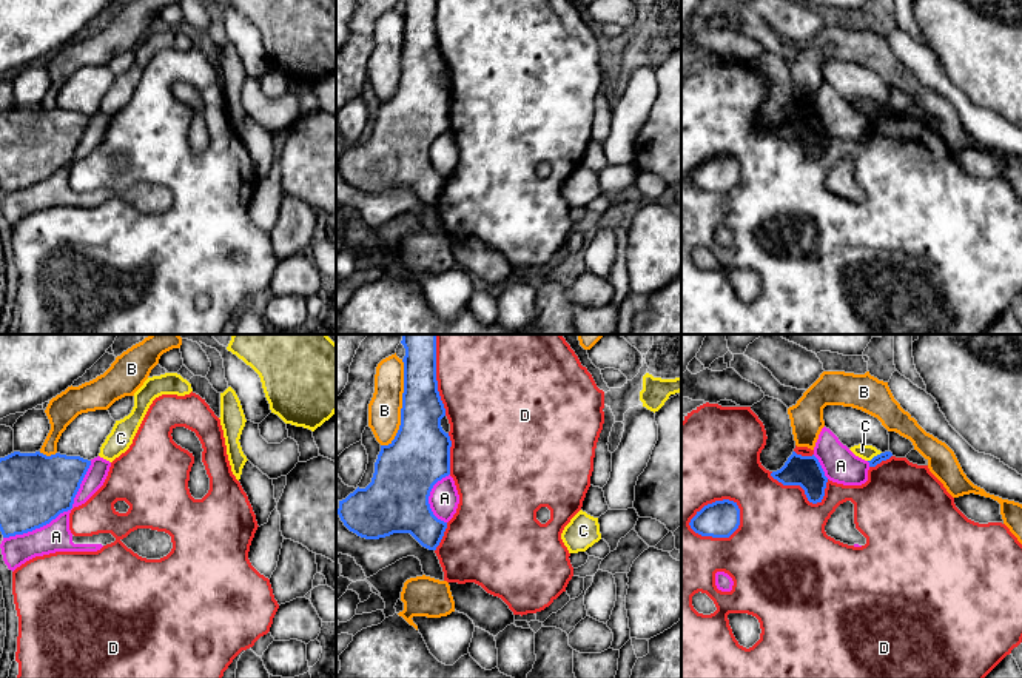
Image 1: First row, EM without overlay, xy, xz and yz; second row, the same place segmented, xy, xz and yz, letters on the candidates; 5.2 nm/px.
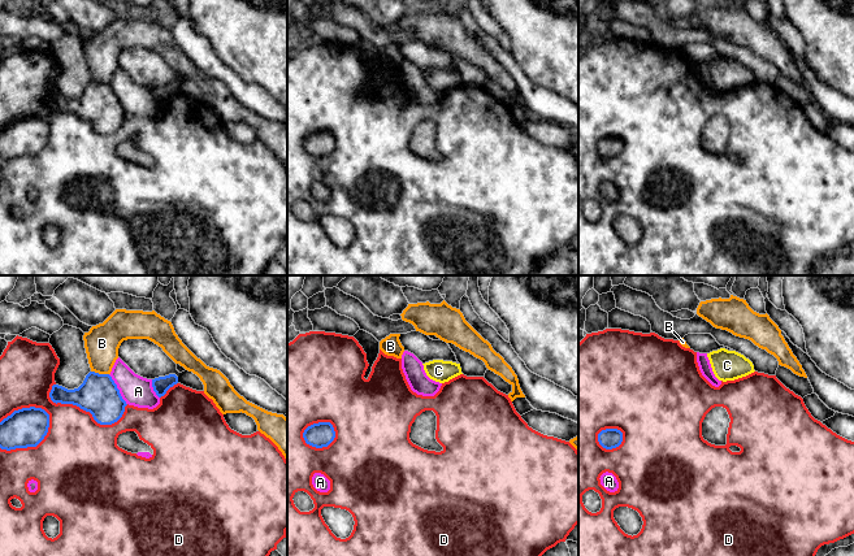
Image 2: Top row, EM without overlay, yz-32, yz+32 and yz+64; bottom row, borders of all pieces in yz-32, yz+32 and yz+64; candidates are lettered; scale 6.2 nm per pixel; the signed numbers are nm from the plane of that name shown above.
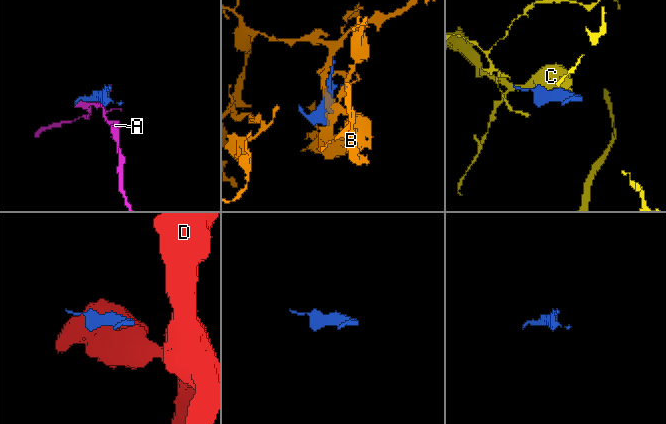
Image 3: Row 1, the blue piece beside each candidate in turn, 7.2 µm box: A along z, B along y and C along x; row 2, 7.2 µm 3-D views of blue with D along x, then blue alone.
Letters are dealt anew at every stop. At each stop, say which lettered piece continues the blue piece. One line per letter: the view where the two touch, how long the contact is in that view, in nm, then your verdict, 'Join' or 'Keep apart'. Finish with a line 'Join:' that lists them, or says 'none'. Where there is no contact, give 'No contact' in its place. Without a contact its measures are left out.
A: Touches blue in xy. Shared border 600 nm. Keep apart
B: Touches blue in xz. Shared border 460 nm. Keep apart
C: Touches blue in yz. Shared border 90 nm. Keep apart
D: Touches blue in yz. Shared border 300 nm. Keep apart
Join: none

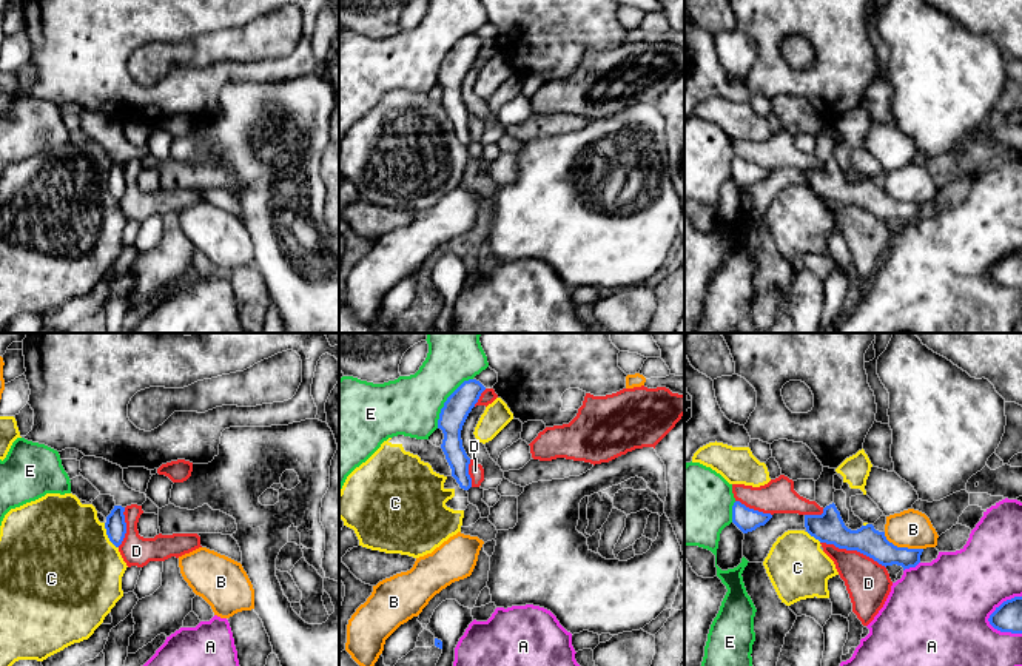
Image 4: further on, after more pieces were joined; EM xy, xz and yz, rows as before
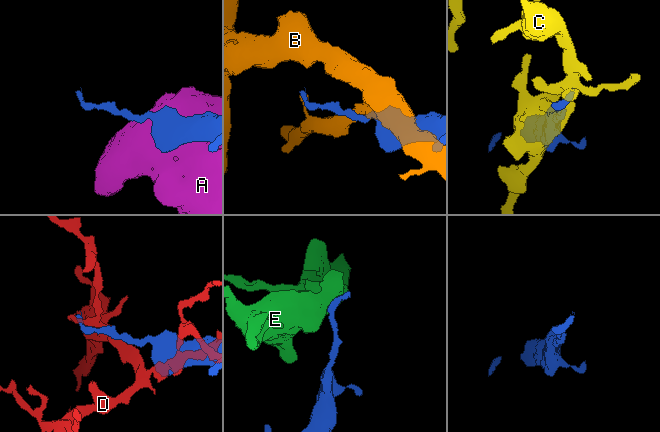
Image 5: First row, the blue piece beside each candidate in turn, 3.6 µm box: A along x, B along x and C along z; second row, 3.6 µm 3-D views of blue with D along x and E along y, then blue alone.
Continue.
A: Touches blue in yz. Shared border 240 nm. Keep apart
B: Touches blue in yz. Shared border 220 nm. Keep apart
C: Touches blue in xy. Shared border 150 nm. Keep apart
D: Touches blue in yz. Shared border 380 nm. Keep apart
E: Touches blue in xz. Shared border 320 nm. Keep apart
Join: none

